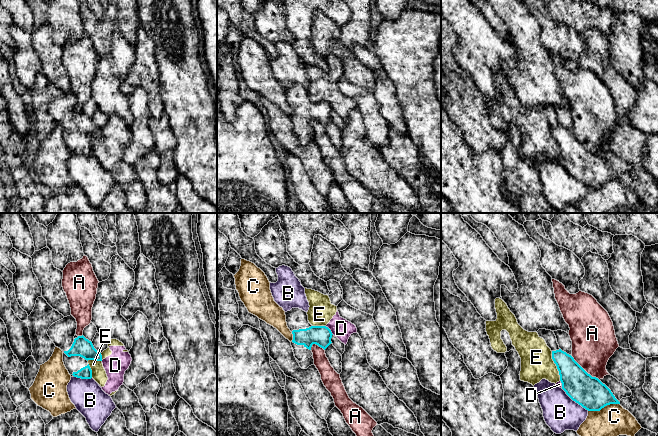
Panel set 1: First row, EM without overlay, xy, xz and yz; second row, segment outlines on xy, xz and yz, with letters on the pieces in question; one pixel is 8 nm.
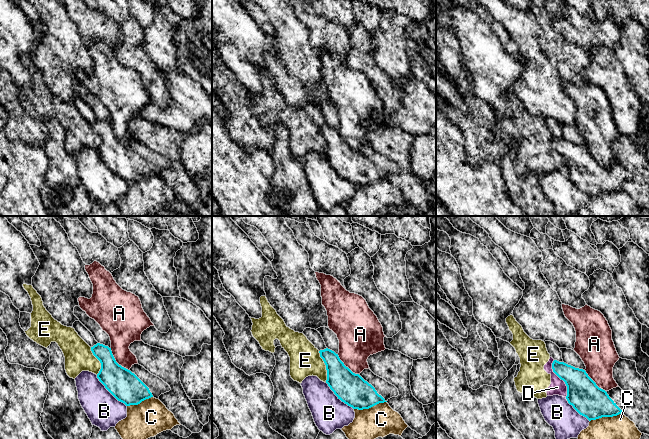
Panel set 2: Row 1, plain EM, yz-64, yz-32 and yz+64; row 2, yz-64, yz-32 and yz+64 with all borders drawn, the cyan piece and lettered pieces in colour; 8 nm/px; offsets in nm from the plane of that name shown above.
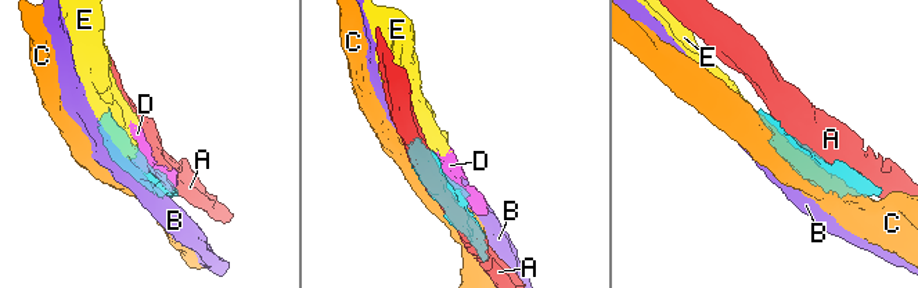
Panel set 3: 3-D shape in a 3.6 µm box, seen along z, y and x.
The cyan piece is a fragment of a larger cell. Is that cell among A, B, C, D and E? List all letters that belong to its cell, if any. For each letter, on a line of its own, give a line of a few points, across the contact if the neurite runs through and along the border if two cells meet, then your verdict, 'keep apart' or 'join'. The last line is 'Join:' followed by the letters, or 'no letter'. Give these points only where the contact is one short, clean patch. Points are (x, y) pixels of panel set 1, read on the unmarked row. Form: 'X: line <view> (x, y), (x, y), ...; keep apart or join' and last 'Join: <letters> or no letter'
A: keep apart
B: keep apart
C: keep apart
D: keep apart
E: line yz (551, 127), (551, 133), (560, 156); keep apart
Join: no letter

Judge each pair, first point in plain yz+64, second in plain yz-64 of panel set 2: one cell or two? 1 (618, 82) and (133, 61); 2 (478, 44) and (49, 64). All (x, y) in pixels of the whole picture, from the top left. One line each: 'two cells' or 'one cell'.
1: one cell
2: two cells

